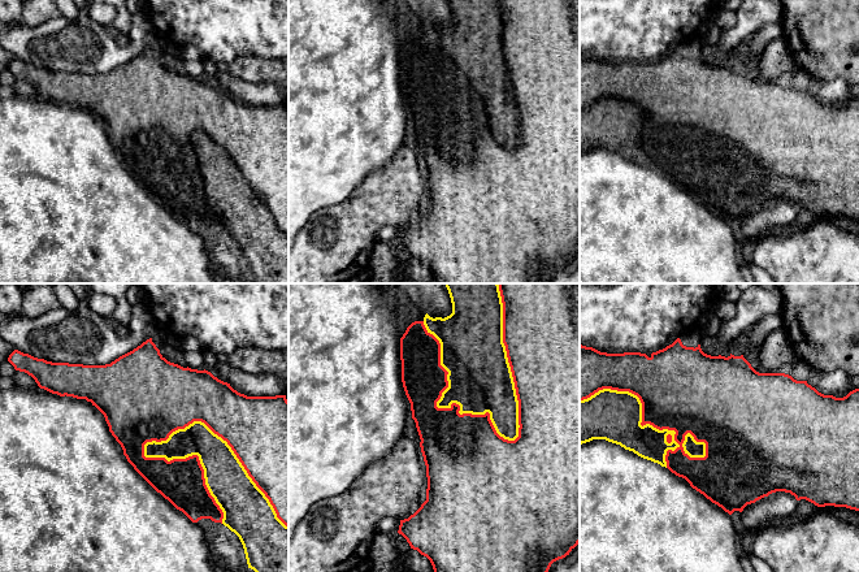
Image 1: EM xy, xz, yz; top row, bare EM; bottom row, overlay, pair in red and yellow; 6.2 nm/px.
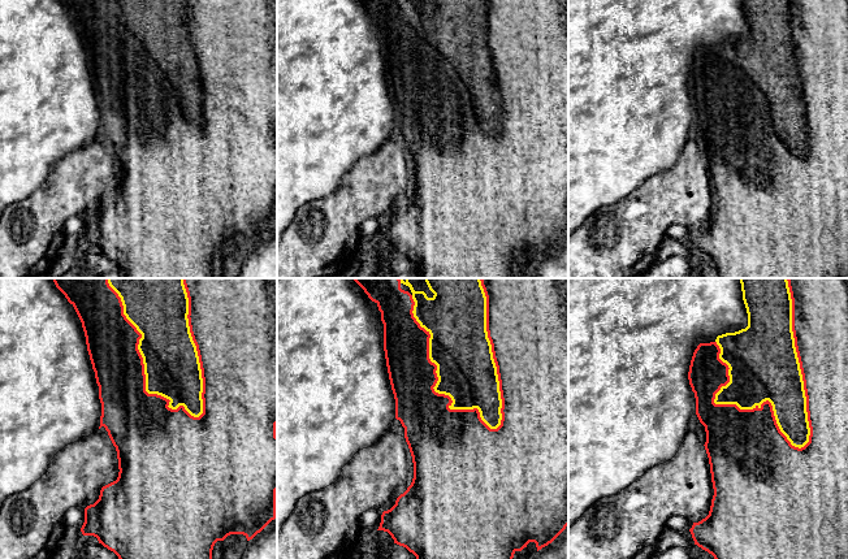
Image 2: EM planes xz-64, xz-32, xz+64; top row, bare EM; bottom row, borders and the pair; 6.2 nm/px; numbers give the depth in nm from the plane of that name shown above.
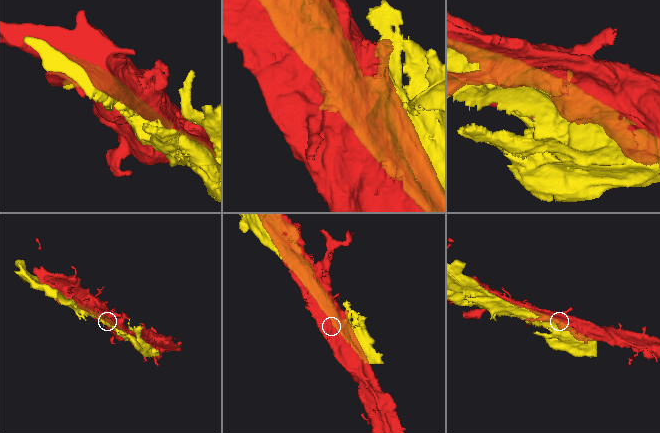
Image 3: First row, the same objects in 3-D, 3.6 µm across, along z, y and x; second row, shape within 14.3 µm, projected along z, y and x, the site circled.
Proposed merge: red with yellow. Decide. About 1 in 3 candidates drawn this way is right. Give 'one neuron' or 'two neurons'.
two neurons

